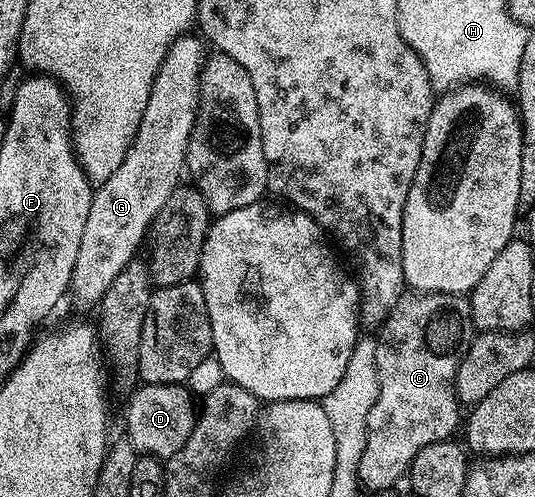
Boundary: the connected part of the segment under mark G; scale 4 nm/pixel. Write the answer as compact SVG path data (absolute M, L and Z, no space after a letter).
M201 36L195 37L178 37L170 45L170 50L166 53L166 58L160 61L154 74L152 84L149 86L146 94L146 106L144 107L144 115L140 119L140 127L136 131L136 135L132 139L132 147L128 147L128 155L124 157L124 163L120 163L120 167L116 167L116 171L112 171L112 175L108 180L101 182L94 189L94 198L92 199L92 207L88 207L88 223L84 223L84 235L80 239L80 251L76 251L76 267L72 267L72 279L70 280L69 292L74 293L74 297L82 305L97 306L101 302L102 297L108 291L108 287L112 287L112 279L116 279L116 275L120 275L120 271L124 271L124 267L128 267L128 263L135 260L138 248L143 248L144 242L148 237L148 230L154 223L155 217L164 207L164 203L168 203L168 199L172 195L174 189L179 188L181 177L184 177L184 166L186 164L186 152L190 144L190 136L194 130L194 121L198 114L198 102L200 100L200 90L202 87L202 65L206 62L208 56L207 46L204 44Z

